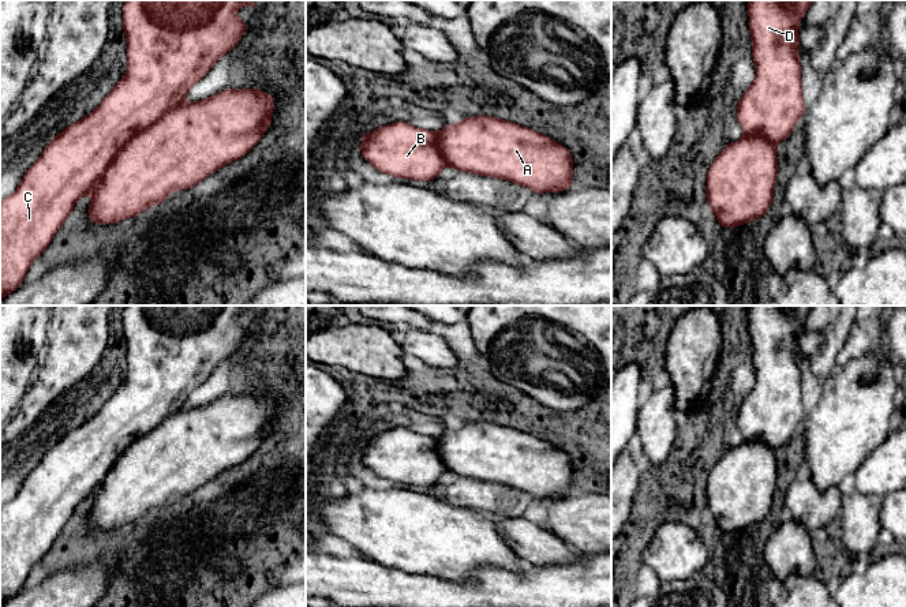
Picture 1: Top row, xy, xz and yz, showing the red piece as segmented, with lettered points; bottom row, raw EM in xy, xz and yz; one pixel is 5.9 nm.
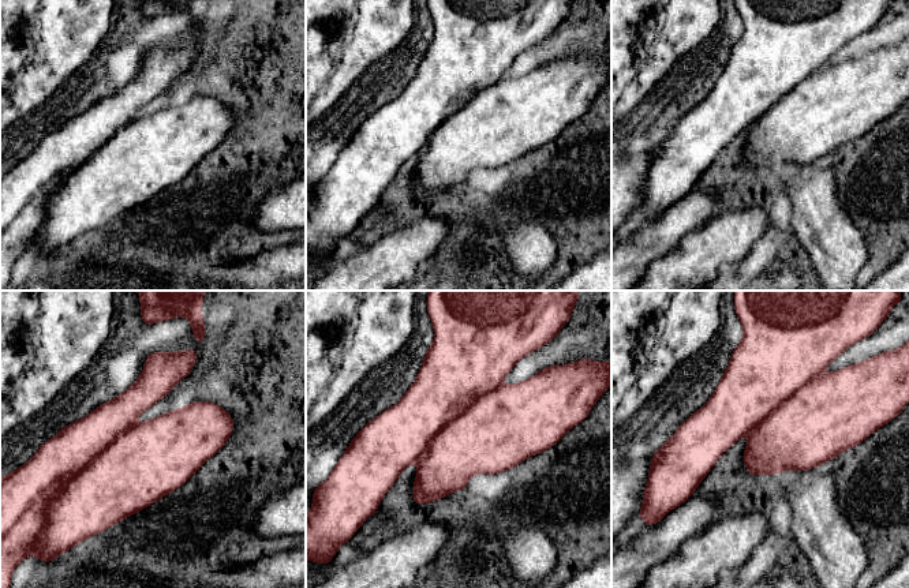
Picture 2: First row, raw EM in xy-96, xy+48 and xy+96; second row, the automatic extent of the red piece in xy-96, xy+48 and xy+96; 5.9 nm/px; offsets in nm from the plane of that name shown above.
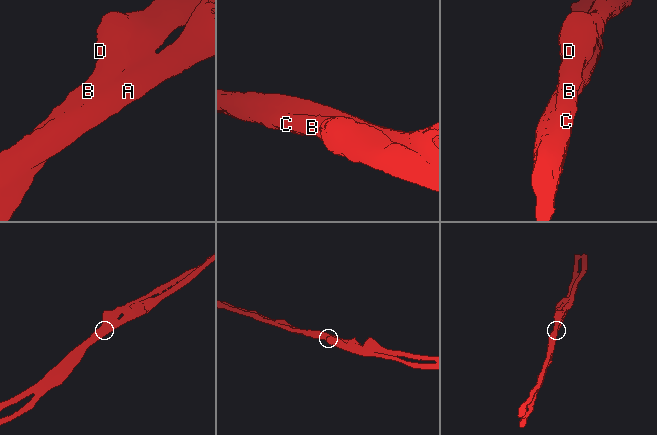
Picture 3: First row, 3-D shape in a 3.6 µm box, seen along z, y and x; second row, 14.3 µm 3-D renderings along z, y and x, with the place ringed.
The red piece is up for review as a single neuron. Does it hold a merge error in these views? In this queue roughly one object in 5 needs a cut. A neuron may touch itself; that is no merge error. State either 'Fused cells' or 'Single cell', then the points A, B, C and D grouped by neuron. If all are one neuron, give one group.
Single cell. Groups: A B C D

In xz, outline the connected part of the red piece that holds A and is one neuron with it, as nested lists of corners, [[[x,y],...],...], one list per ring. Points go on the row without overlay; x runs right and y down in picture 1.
[[[464,423],[438,438],[397,427],[360,445],[363,464],[396,484],[430,487],[450,471],[509,486],[536,499],[568,497],[573,490],[574,469],[566,453],[525,431],[497,423]]]

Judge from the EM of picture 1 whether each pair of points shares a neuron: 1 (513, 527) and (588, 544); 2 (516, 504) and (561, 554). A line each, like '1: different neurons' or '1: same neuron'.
1: same neuron
2: different neurons

